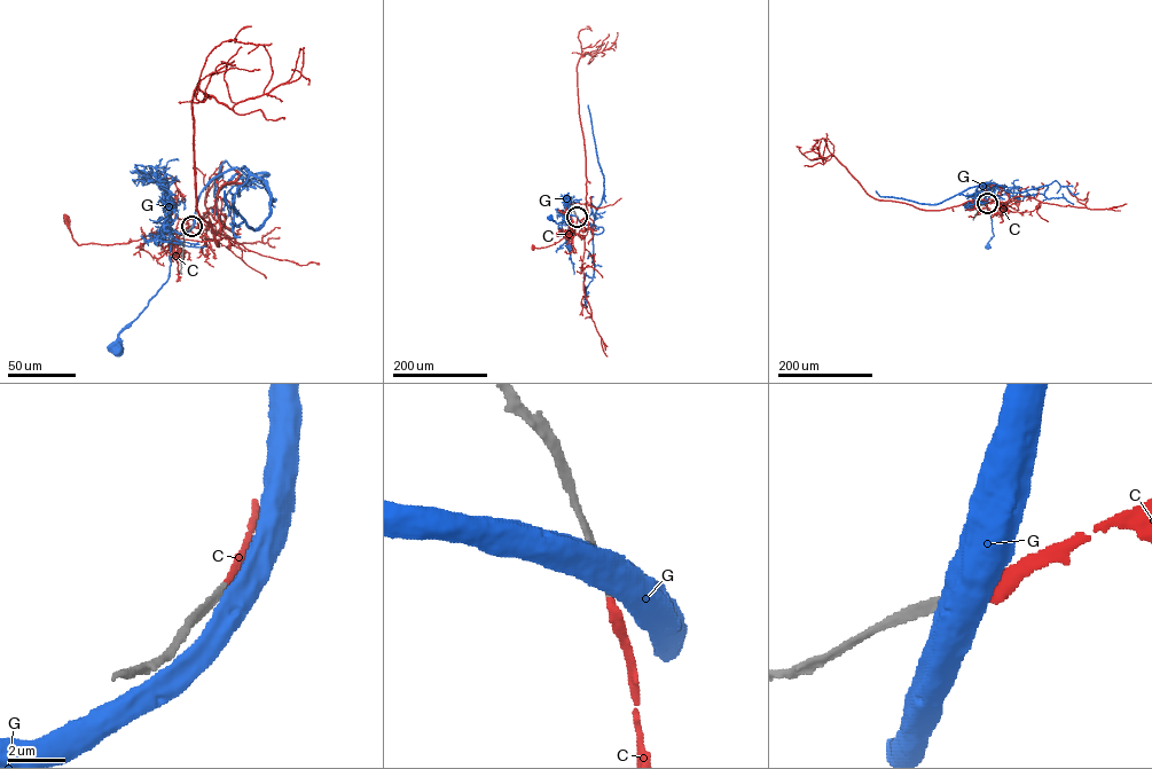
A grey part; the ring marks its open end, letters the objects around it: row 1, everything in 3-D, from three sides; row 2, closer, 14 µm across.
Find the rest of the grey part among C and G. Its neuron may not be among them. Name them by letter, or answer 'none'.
C

